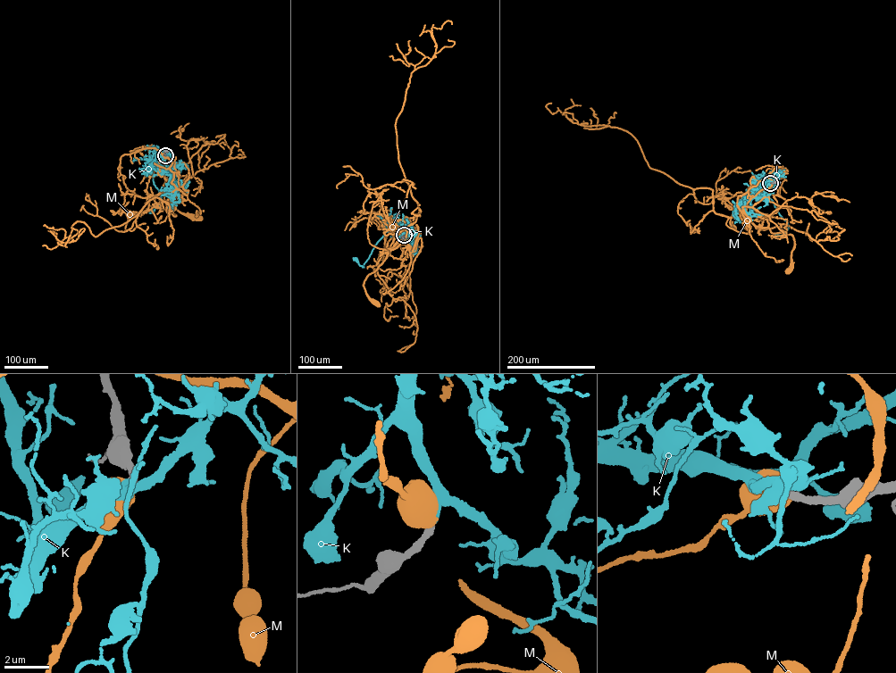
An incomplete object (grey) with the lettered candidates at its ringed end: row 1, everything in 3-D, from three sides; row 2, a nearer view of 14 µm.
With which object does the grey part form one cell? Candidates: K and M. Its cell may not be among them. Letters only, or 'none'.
K

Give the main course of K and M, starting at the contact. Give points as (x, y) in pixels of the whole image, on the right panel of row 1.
K: (770, 183), (760, 183), (768, 185), (766, 194), (788, 227), (782, 236), (776, 235)
M: (770, 183), (764, 188), (772, 192), (777, 209), (767, 219), (768, 228), (773, 233), (792, 236), (789, 270)

